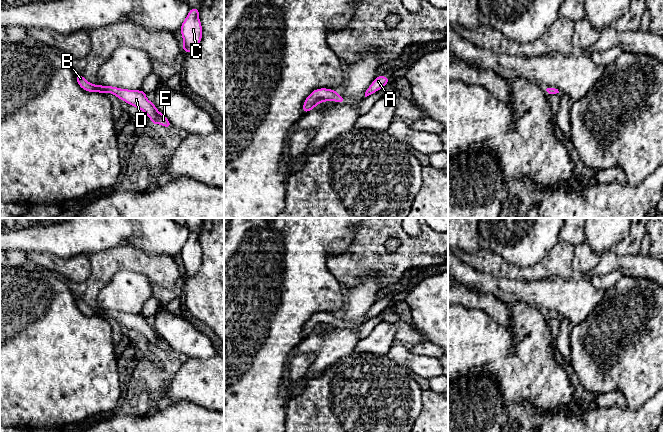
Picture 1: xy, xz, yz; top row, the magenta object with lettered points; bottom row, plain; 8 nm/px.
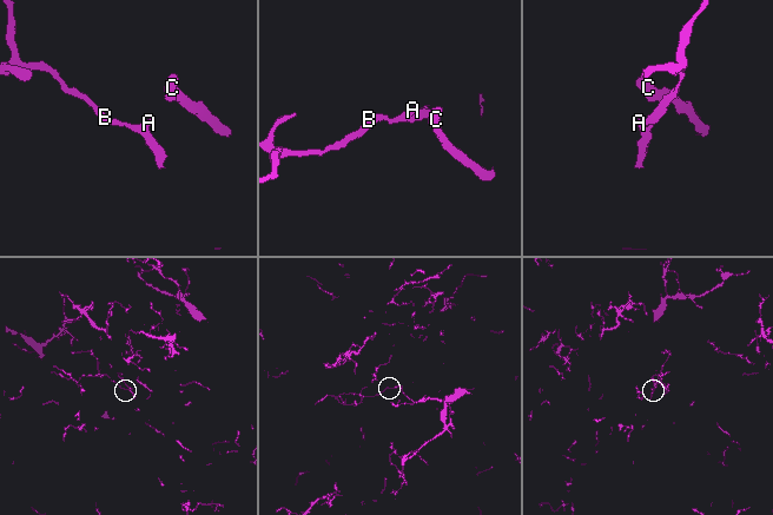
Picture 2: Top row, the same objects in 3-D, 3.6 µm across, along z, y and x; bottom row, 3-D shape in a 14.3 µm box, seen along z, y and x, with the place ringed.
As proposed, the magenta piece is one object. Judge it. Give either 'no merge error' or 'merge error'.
no merge error

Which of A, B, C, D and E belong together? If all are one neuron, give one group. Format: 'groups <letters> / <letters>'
groups A B C D E

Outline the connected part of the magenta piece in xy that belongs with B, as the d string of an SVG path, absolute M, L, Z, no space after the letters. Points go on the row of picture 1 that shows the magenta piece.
M76 74L76 80L79 86L87 92L112 93L120 100L124 100L127 104L142 110L150 118L153 126L155 124L160 124L166 128L172 126L167 117L160 113L154 103L146 98L147 93L142 90L134 91L114 86L93 85L80 74Z

